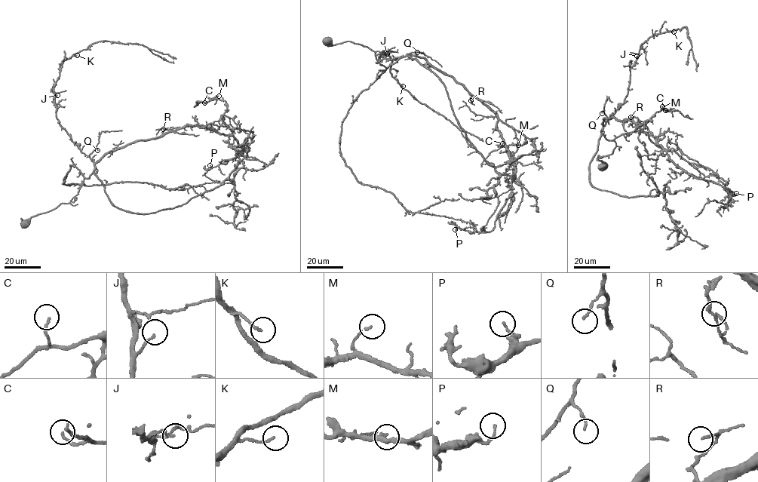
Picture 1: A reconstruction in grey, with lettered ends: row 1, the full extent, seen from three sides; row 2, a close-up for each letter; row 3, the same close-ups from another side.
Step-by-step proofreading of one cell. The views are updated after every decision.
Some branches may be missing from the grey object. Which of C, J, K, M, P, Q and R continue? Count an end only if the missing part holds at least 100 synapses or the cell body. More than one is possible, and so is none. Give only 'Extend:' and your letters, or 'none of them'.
Extend: C

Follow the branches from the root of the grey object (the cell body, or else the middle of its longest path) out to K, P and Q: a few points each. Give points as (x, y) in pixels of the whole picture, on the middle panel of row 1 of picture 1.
K: (326, 41), (366, 46), (387, 67), (409, 55), (390, 59), (381, 53), (391, 59), (390, 73), (403, 86)
P: (326, 41), (366, 46), (387, 67), (421, 57), (495, 114), (514, 167), (510, 197), (491, 231), (455, 229)
Q: (326, 41), (332, 45), (348, 41), (366, 46), (375, 52), (378, 63), (387, 67), (407, 53), (417, 52)

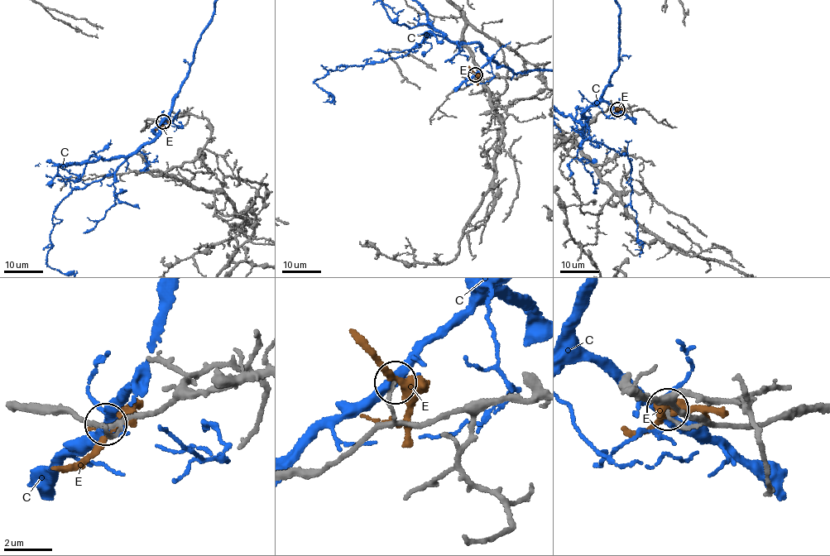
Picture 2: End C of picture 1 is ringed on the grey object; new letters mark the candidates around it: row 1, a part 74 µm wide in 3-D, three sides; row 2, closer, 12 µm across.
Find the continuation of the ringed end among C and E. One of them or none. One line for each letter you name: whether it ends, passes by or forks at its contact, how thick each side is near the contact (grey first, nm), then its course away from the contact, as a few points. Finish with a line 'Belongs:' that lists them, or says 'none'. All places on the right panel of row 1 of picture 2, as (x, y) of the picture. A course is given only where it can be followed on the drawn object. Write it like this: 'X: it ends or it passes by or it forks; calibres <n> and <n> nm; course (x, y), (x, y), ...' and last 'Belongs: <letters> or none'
Belongs: none

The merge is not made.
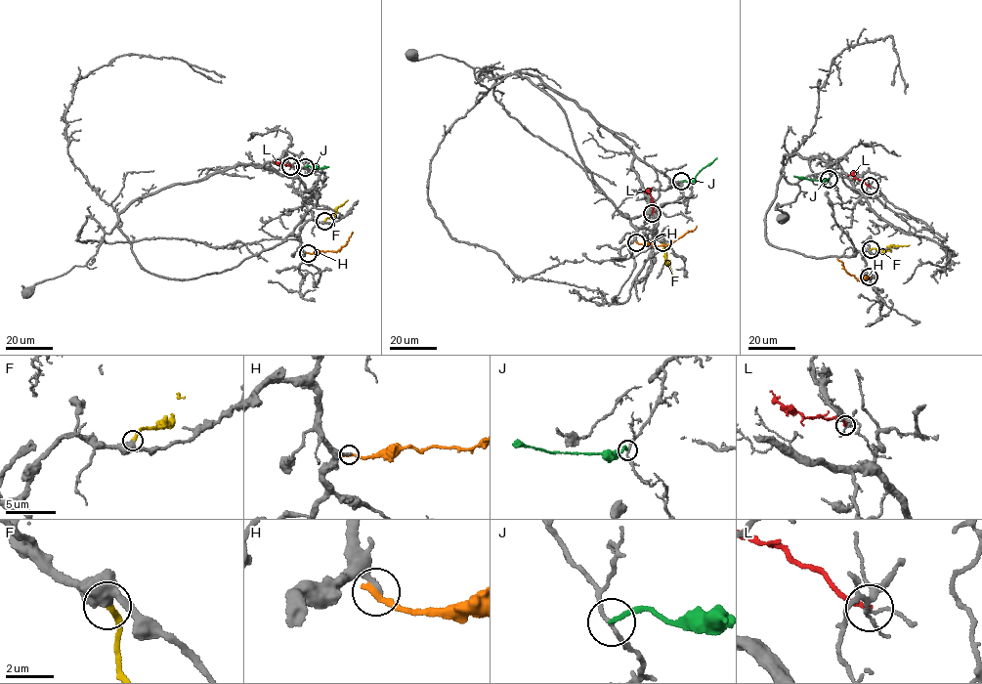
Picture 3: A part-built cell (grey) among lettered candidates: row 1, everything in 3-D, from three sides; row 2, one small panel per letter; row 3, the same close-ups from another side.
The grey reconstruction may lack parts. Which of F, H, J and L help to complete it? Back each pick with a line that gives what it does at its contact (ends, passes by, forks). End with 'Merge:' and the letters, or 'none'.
F: it ends
Merge: F

